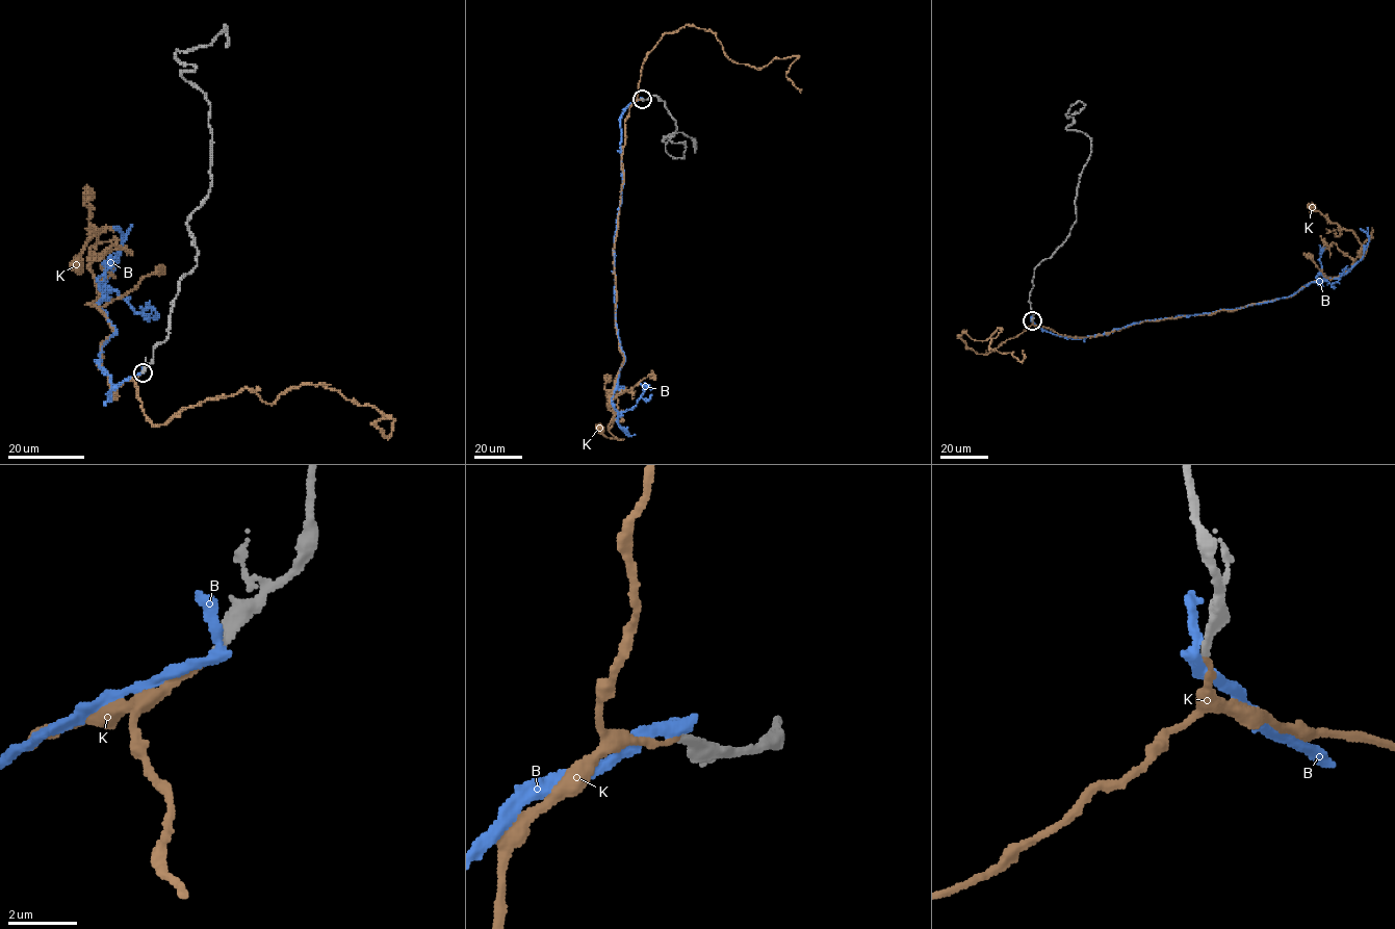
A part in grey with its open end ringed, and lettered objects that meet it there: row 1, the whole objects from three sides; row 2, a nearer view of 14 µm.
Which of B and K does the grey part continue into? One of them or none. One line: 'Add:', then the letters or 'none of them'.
Add: K

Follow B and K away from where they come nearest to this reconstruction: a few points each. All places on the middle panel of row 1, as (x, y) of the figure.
B: (642, 99), (620, 121), (614, 302), (624, 362), (613, 405), (618, 415), (651, 389)
K: (641, 99), (624, 122), (613, 250), (623, 359), (609, 431), (622, 439), (608, 438), (599, 427)

